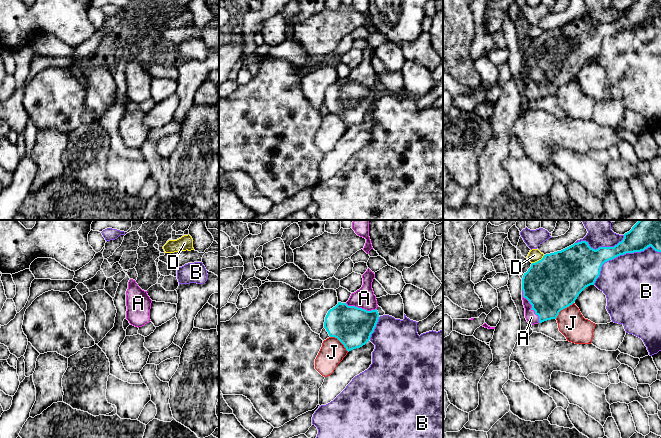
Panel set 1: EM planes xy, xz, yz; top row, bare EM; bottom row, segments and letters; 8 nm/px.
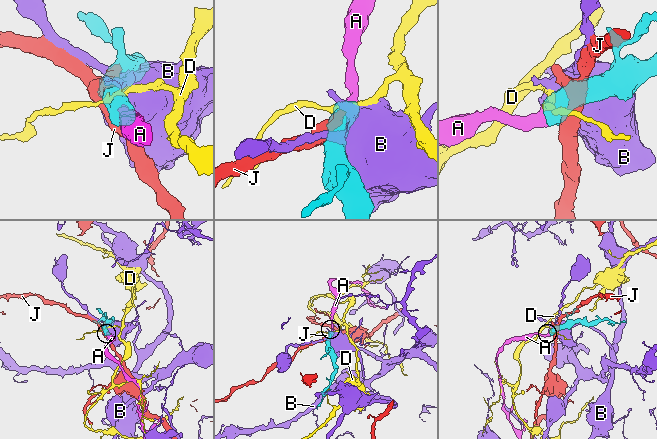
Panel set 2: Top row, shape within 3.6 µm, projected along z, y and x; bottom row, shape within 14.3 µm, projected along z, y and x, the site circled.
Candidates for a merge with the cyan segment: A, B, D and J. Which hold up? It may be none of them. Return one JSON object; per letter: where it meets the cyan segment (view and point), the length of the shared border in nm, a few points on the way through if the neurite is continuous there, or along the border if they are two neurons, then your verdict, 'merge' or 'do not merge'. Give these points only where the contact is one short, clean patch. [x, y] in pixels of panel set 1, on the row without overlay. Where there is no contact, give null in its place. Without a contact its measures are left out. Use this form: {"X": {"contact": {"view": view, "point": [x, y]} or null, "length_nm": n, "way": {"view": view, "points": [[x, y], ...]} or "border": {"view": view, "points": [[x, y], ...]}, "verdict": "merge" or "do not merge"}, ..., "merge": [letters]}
{"A": {"contact": {"view": "yz", "point": [532, 82]}, "length_nm": 300, "way": {"view": "yz", "points": [[553, 59], [532, 82], [531, 93]]}, "verdict": "merge"}, "B": {"contact": {"view": "yz", "point": [621, 30]}, "length_nm": 600, "verdict": "do not merge"}, "D": {"contact": {"view": "yz", "point": [539, 36]}, "length_nm": 120, "border": {"view": "yz", "points": [[544, 31], [532, 39]]}, "verdict": "do not merge"}, "J": {"contact": {"view": "yz", "point": [563, 84]}, "length_nm": 200, "verdict": "do not merge"}, "merge": ["A"]}

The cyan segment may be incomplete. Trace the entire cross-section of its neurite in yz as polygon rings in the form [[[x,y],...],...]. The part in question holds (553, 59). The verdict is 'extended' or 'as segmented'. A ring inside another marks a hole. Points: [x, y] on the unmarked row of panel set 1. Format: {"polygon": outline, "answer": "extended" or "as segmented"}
{"polygon": [[[635,0],[614,23],[599,23],[595,26],[588,18],[581,17],[544,31],[541,36],[531,40],[522,54],[522,76],[527,98],[534,101],[556,95],[559,88],[572,81],[586,63],[594,61],[605,38],[626,29],[644,27],[650,22],[661,28],[661,0]]], "answer": "extended"}

